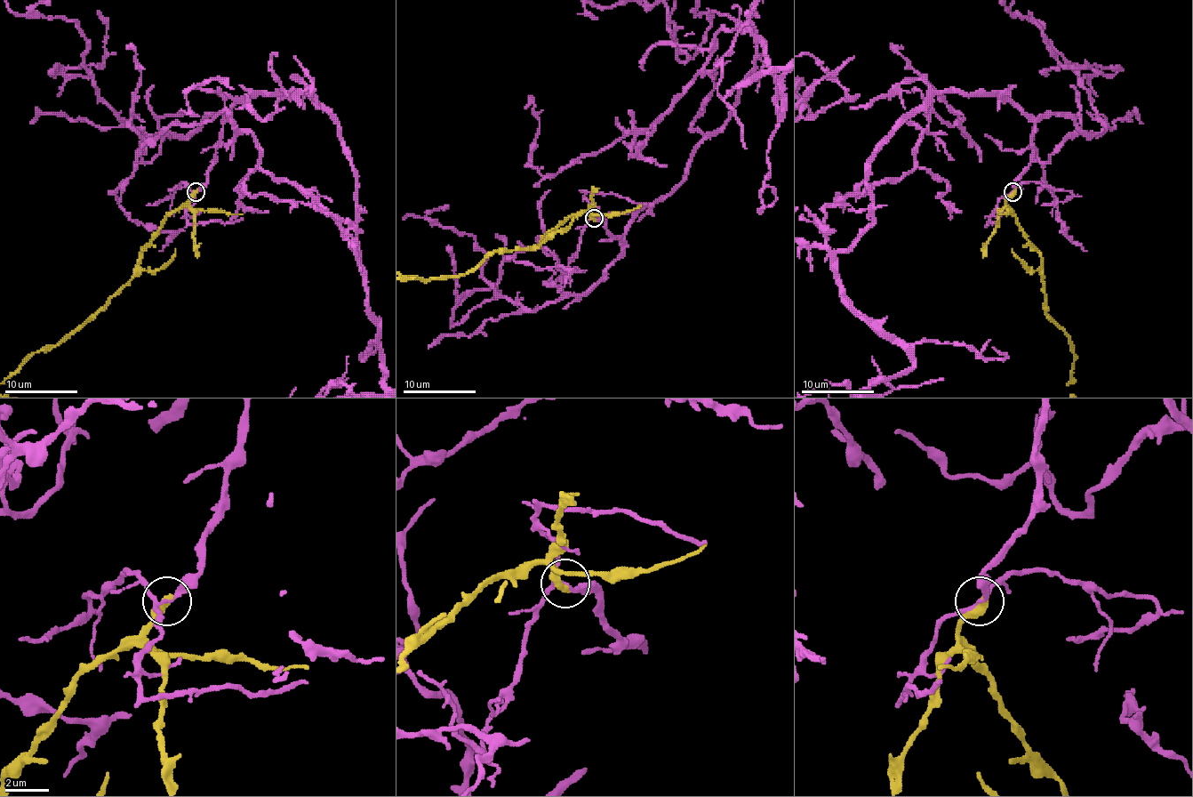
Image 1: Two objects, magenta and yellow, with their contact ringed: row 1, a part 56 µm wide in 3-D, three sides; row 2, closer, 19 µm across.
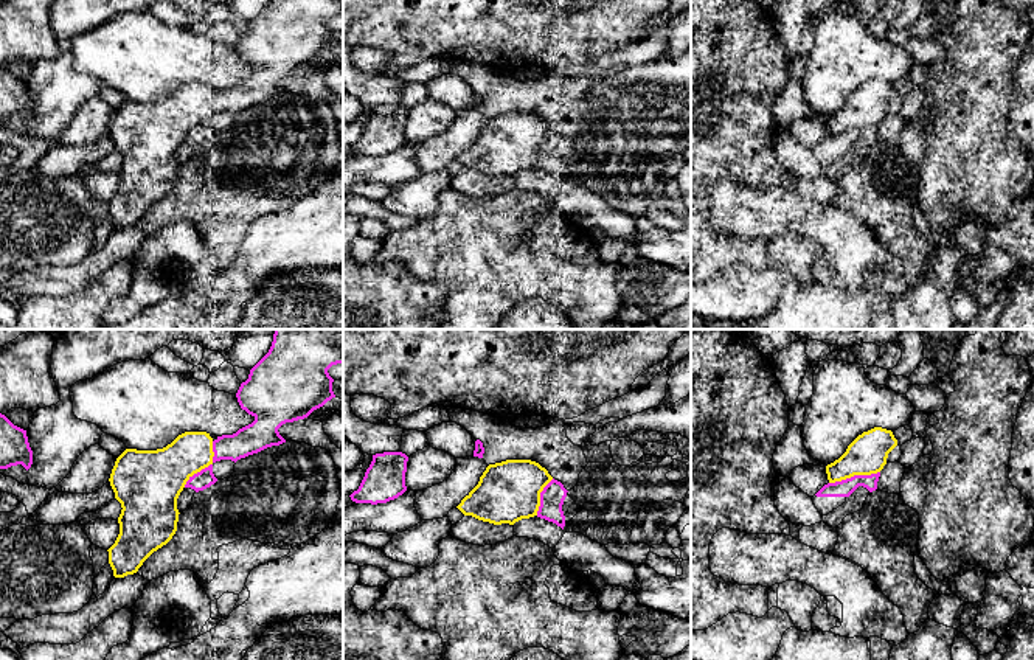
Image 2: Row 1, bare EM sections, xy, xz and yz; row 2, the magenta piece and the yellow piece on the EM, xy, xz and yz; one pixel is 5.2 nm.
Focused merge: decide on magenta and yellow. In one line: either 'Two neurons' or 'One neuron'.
One neuron

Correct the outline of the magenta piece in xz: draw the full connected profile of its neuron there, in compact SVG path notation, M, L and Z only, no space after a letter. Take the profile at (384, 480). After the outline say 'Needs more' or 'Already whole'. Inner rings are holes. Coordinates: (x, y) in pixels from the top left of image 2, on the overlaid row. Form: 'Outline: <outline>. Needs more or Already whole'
Outline: M402 452L373 455L373 461L357 491L349 497L356 503L387 503L407 491L405 472L408 457Z. Already whole

